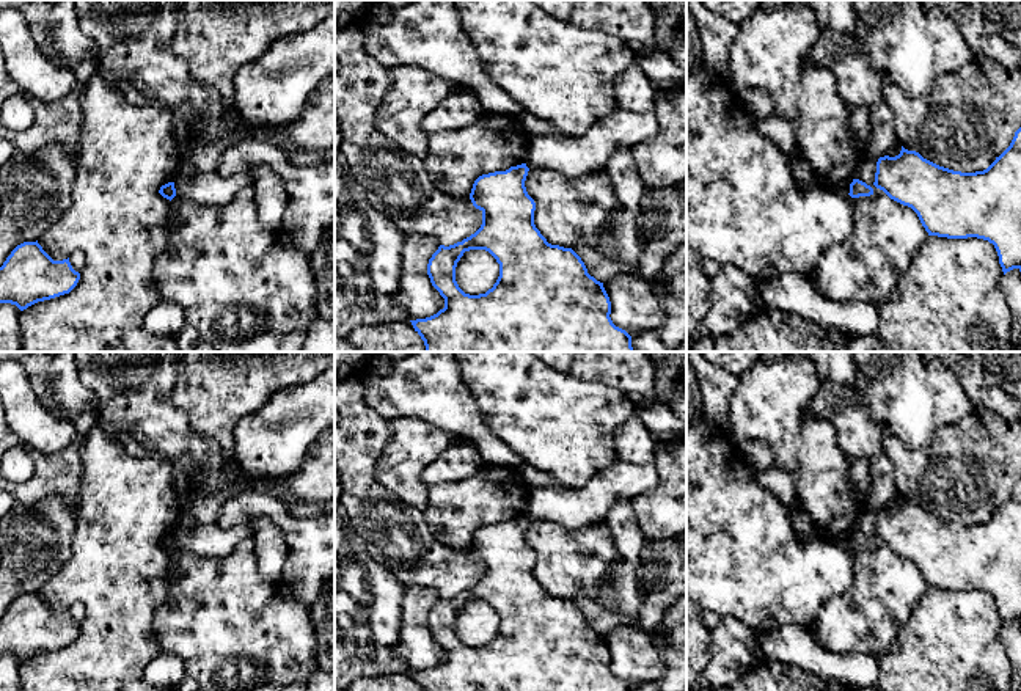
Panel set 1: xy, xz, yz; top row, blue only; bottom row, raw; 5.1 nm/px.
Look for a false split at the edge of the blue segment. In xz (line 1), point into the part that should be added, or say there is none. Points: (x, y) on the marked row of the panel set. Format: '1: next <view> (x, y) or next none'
1: next none

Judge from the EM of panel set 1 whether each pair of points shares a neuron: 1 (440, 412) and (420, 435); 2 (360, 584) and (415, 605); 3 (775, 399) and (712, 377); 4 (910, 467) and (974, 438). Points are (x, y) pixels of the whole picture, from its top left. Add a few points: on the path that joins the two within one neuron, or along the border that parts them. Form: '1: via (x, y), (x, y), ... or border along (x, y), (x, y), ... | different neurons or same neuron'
1: border along (393, 420), (421, 420), (464, 437) | different neurons
2: border along (404, 588), (402, 622), (398, 636) | different neurons
3: border along (737, 377), (737, 387), (729, 401), (728, 421) | different neurons
4: via (925, 467), (946, 467), (958, 454) | same neuron

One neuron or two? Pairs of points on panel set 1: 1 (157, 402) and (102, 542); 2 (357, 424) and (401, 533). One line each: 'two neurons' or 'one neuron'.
1: two neurons
2: one neuron

